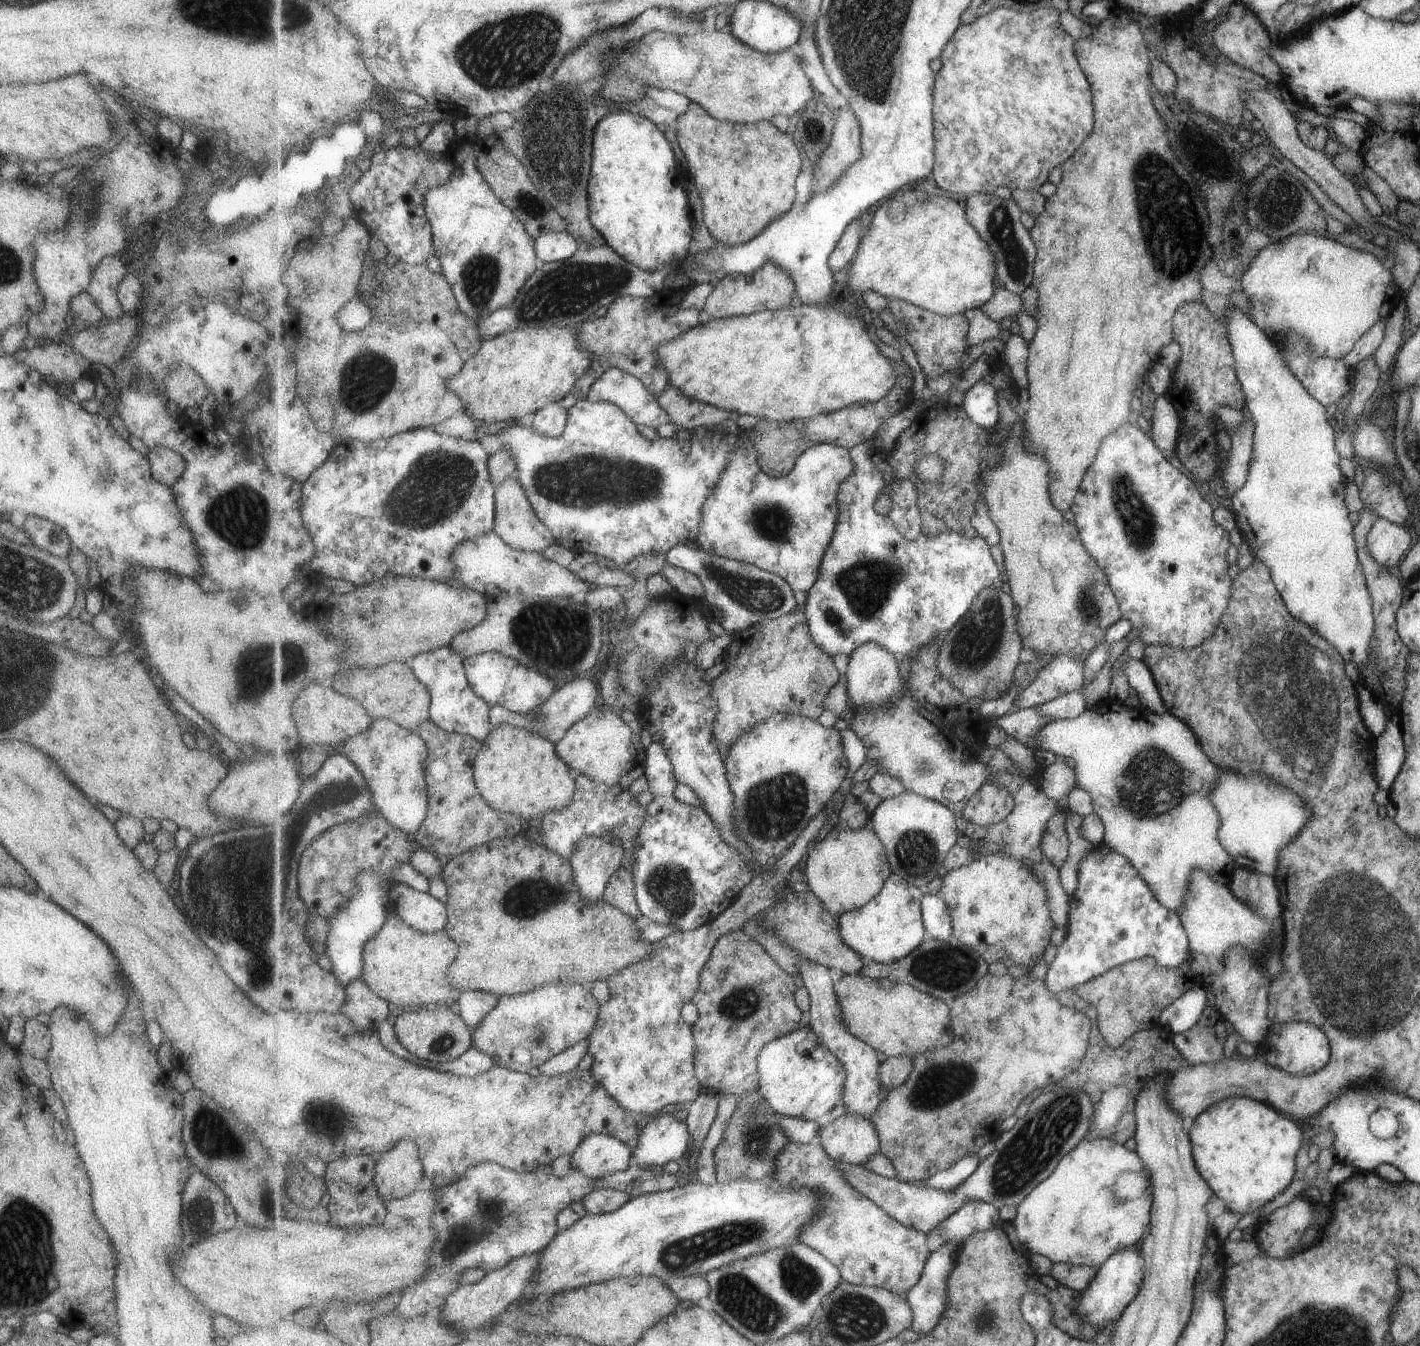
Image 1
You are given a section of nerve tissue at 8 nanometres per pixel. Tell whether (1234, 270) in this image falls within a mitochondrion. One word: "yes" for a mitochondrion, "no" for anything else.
no

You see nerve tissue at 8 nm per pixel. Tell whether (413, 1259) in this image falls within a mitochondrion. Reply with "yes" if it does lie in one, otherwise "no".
no

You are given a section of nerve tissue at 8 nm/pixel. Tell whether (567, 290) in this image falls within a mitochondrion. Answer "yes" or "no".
yes

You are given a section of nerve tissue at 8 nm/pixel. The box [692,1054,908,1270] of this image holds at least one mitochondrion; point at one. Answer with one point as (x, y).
(757, 1141)

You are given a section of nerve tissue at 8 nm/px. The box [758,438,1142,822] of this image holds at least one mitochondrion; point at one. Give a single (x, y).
(867, 585)

